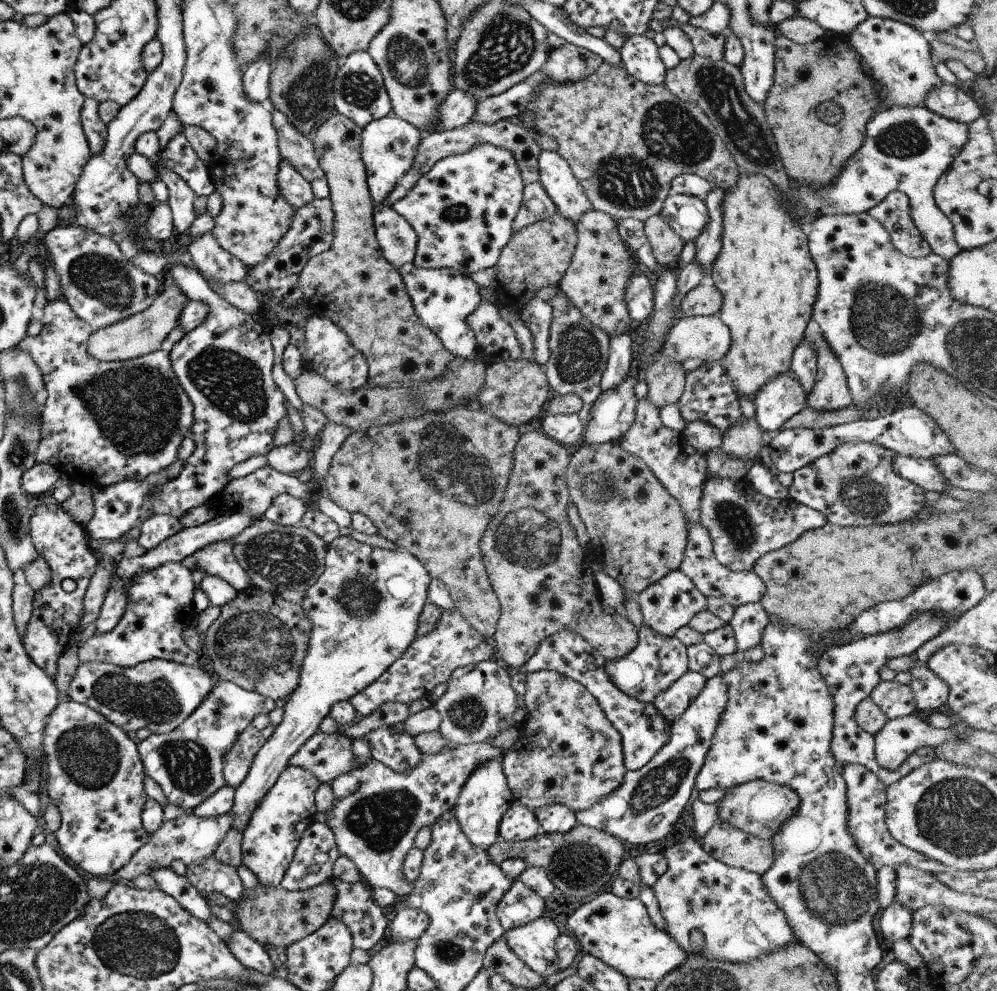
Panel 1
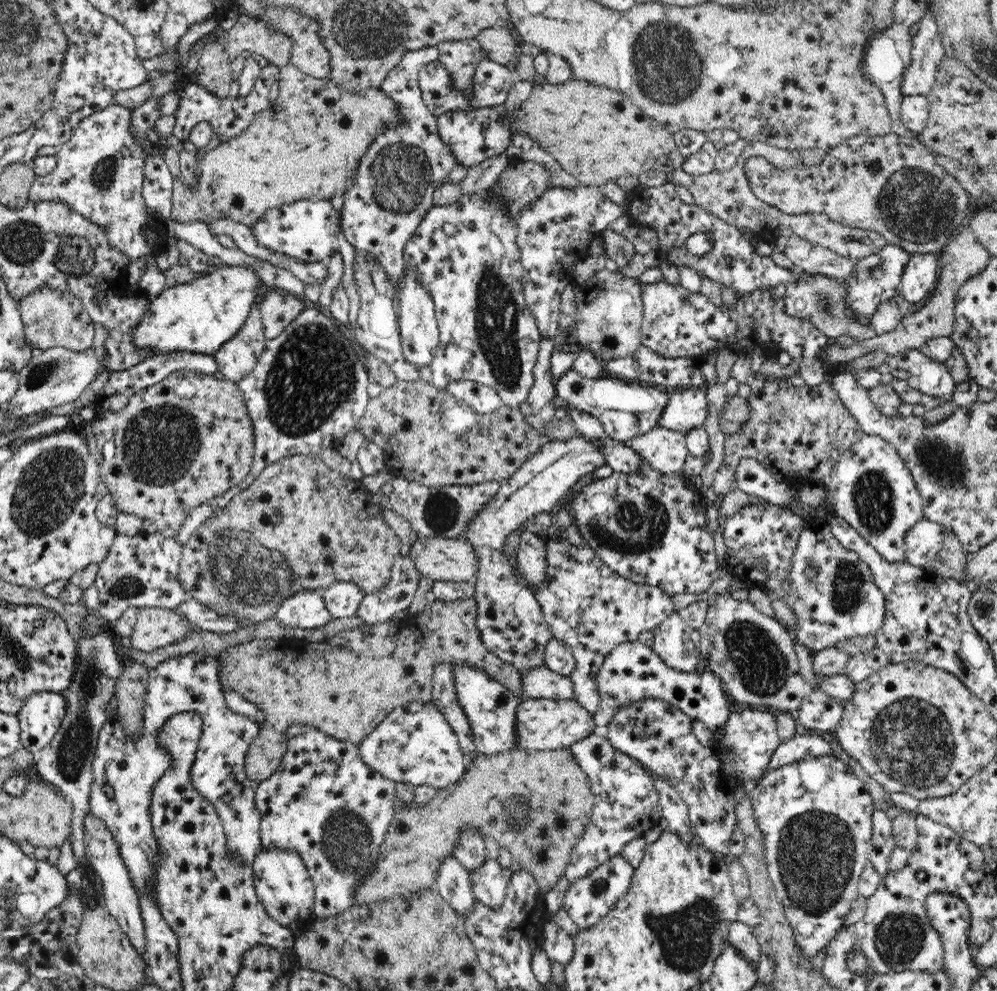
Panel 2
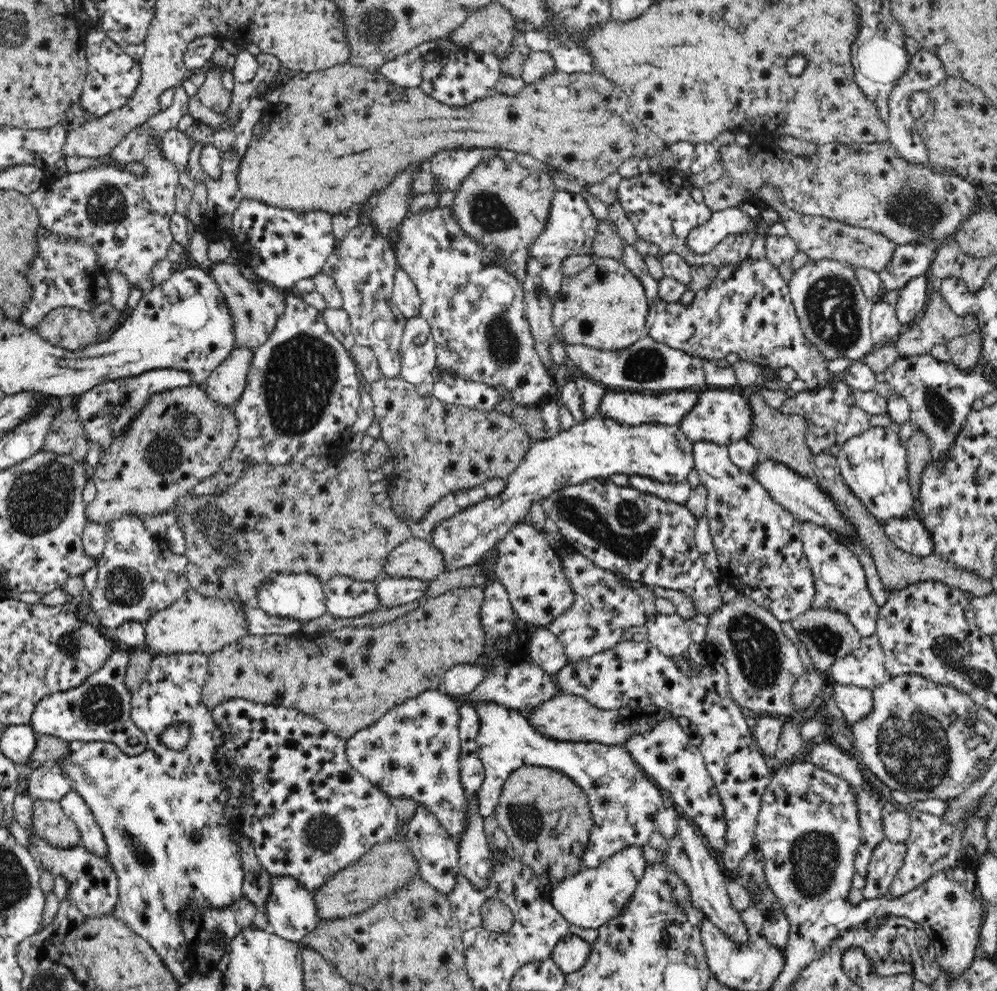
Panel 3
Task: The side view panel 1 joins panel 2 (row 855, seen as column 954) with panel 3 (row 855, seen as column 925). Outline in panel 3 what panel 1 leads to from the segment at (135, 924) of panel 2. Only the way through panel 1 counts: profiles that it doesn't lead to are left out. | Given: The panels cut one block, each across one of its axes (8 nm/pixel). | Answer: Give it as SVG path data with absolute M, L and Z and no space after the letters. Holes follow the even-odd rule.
M74 790L67 792L59 800L66 816L78 827L80 832L80 846L84 846L88 851L100 856L107 856L107 844L96 822L90 807L86 801Z

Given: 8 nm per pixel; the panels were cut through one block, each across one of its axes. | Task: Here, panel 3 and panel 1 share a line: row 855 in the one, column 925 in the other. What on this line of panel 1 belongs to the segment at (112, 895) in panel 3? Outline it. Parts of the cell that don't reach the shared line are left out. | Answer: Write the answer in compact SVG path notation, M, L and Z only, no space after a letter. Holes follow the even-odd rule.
M868 17L846 36L850 46L860 56L864 74L876 82L876 96L880 98L880 111L892 106L922 106L928 92L942 86L942 80L932 63L931 49L923 32L905 22L891 18Z

